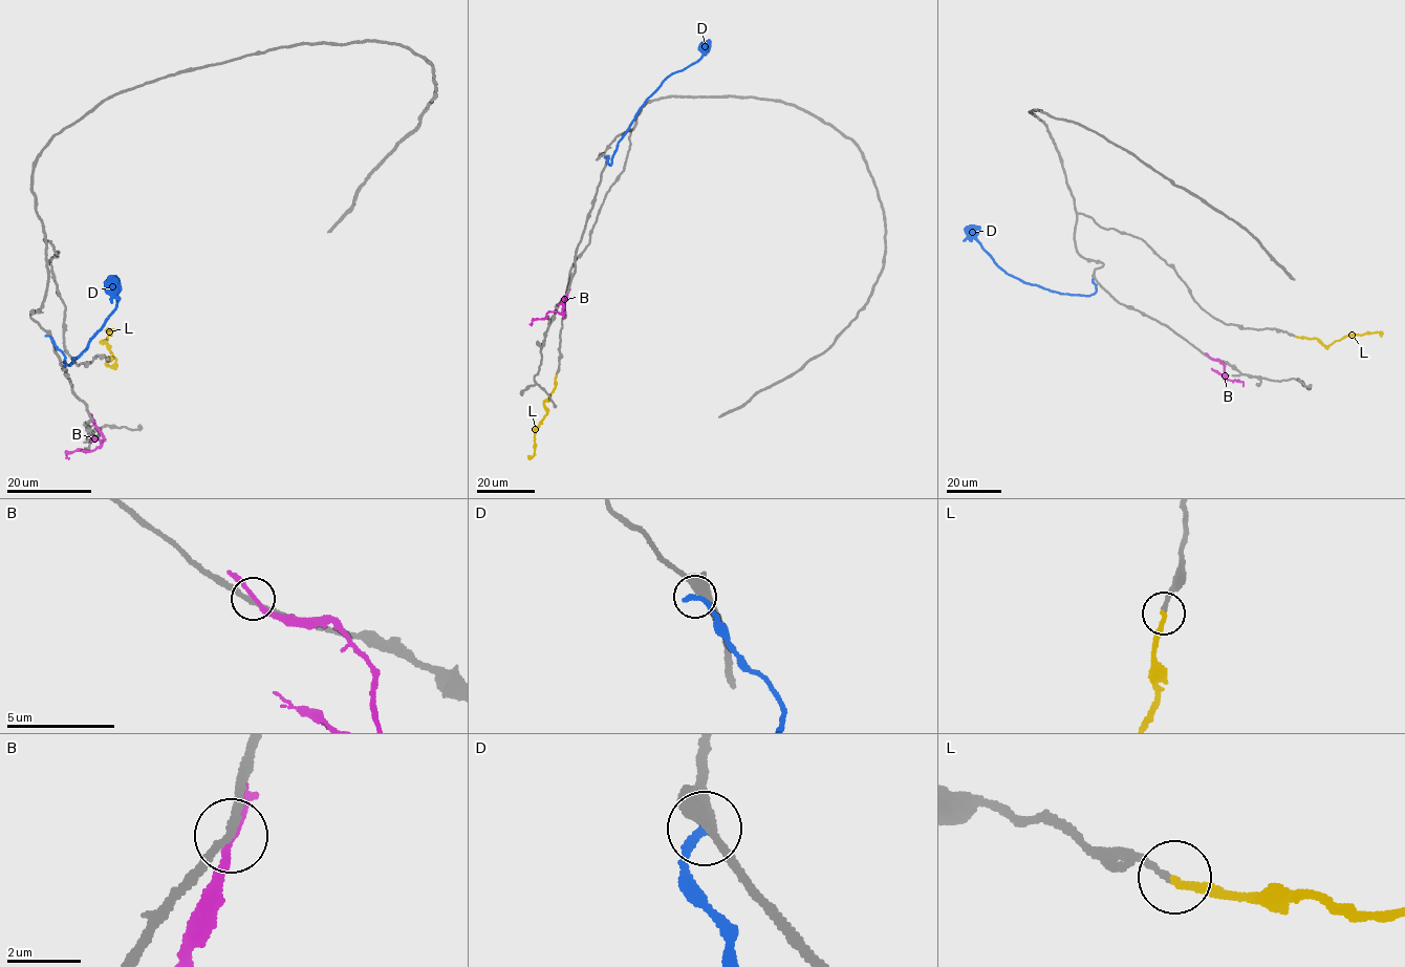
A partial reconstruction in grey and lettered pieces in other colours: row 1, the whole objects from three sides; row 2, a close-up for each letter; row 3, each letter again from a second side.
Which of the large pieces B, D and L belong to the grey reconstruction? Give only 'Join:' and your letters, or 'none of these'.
Join: L

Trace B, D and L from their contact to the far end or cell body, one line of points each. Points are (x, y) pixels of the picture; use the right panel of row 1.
B: (1209, 357), (1224, 365), (1225, 380), (1238, 381), (1243, 386)
D: (1094, 278), (1096, 292), (1088, 296), (1060, 294), (1025, 283), (997, 265), (969, 233), (970, 226)
L: (1295, 336), (1315, 338), (1328, 346), (1348, 335), (1378, 331), (1381, 337)

